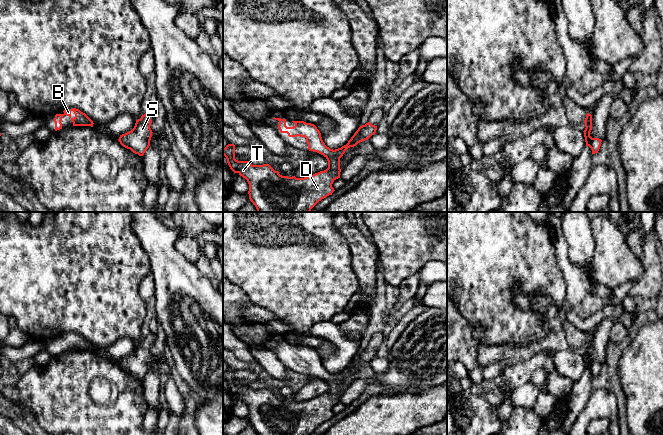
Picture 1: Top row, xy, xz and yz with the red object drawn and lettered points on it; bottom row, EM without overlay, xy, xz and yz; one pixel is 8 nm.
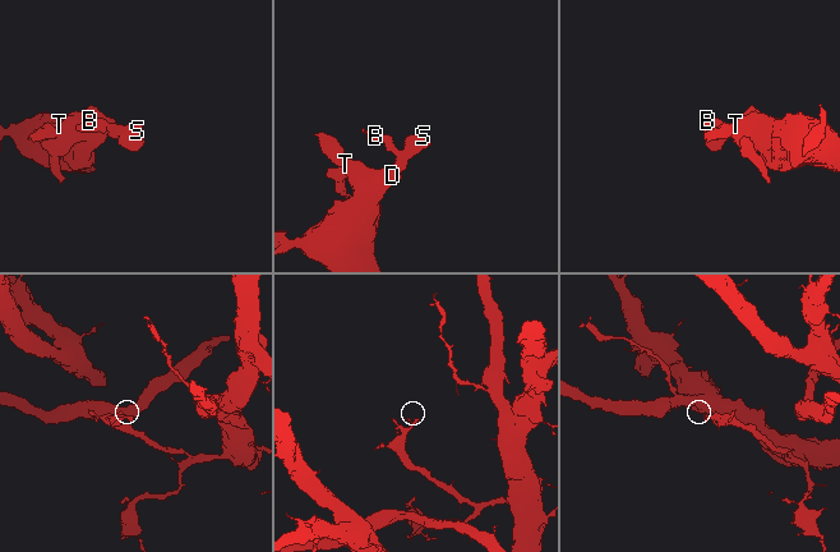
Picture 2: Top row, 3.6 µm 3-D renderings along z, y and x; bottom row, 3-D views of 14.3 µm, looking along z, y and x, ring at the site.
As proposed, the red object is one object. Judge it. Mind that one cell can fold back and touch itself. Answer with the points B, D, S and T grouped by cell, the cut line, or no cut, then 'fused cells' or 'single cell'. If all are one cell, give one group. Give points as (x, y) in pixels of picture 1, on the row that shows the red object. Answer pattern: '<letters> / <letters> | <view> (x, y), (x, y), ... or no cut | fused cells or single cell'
B D S T | no cut | single cell

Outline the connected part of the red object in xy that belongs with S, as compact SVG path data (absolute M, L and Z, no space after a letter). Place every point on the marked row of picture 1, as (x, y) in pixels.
M145 113L140 119L136 120L134 128L120 135L118 141L120 144L130 149L133 153L143 156L150 146L152 130L150 128L152 120Z

